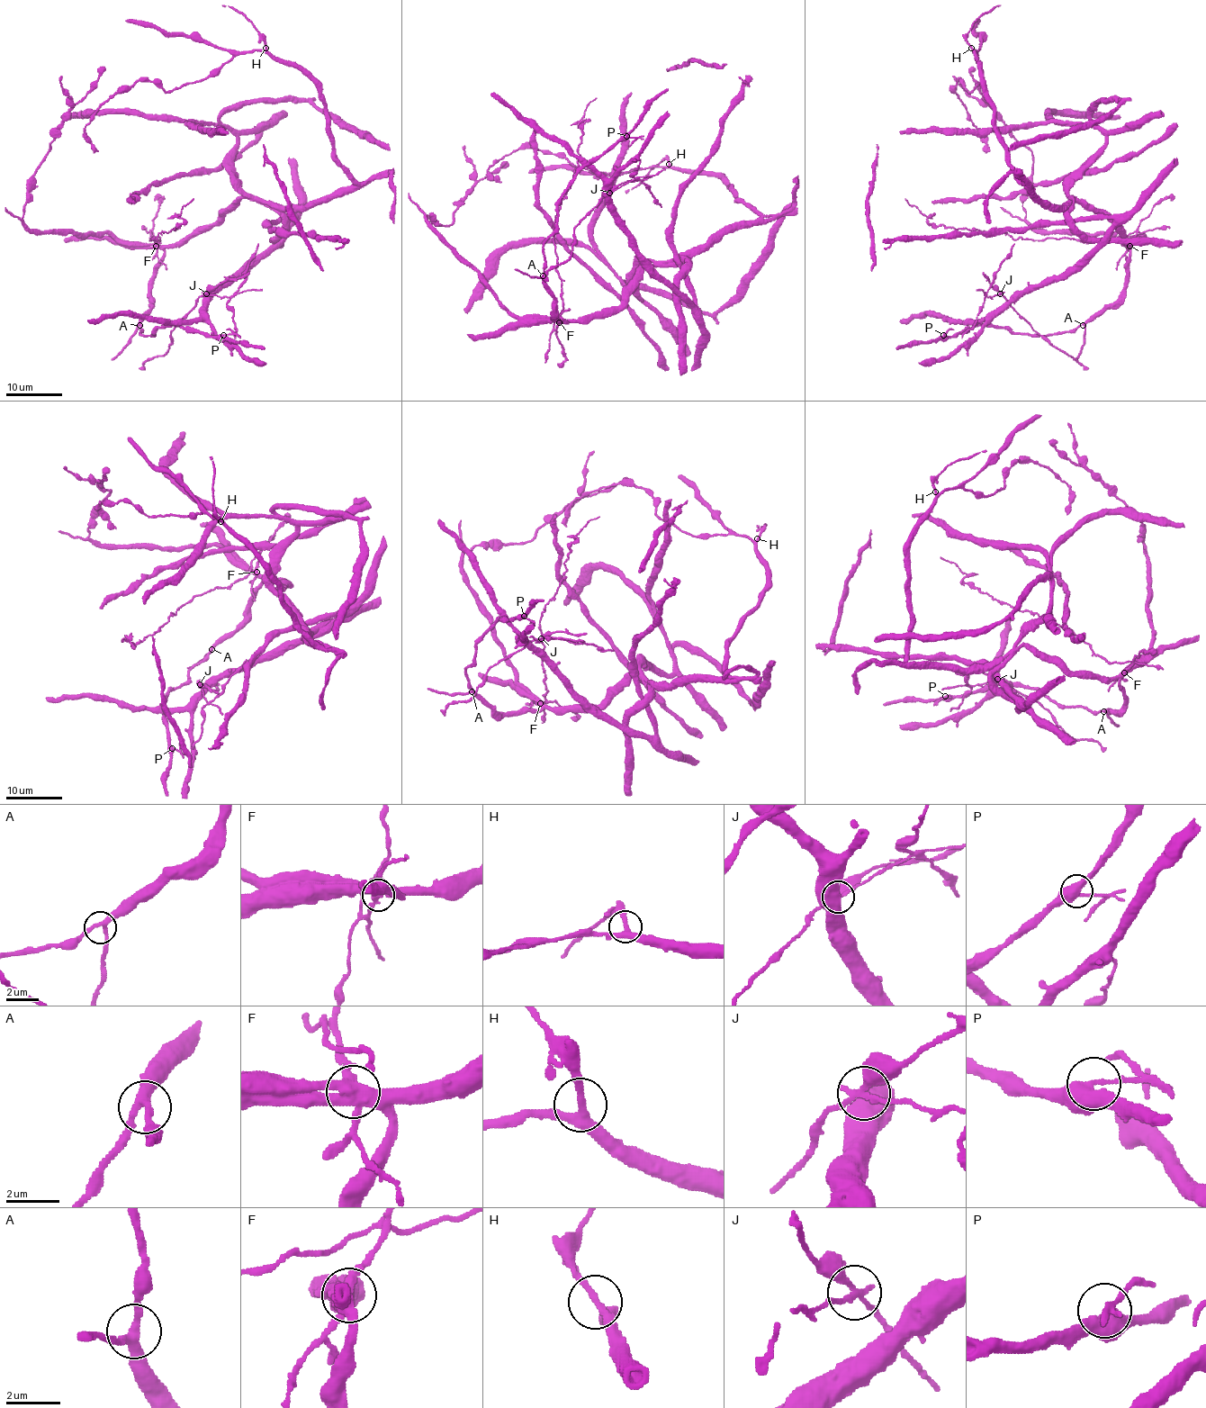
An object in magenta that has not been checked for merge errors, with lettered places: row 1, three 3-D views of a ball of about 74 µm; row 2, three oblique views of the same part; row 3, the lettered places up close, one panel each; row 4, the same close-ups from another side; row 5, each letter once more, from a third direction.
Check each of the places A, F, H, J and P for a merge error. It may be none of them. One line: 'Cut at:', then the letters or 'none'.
Cut at: F, J

